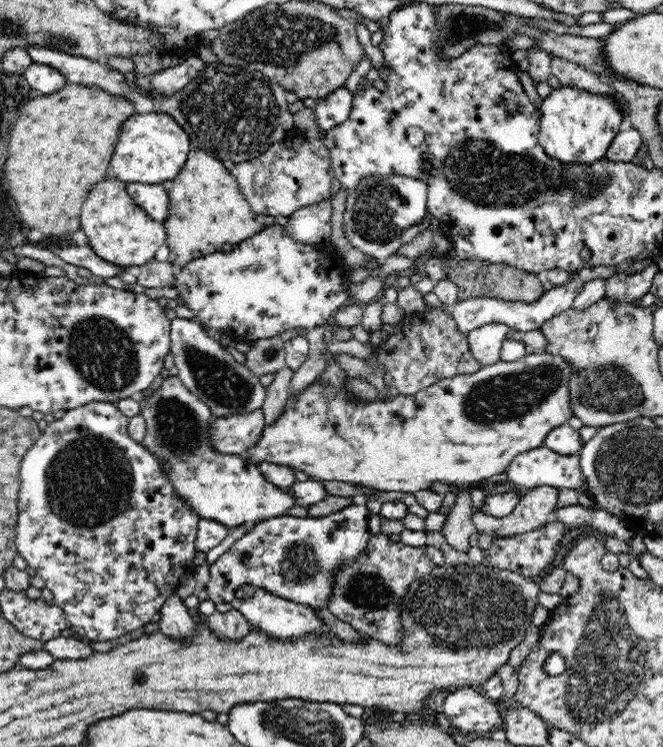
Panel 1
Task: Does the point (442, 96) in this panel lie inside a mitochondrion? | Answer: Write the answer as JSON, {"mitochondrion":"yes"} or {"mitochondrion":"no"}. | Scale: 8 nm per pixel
{"mitochondrion":"no"}

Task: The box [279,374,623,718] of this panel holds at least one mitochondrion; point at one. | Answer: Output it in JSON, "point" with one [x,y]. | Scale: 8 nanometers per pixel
{"point":[475,608]}

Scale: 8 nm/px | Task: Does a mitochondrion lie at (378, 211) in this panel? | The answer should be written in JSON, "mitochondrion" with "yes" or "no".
{"mitochondrion":"yes"}

